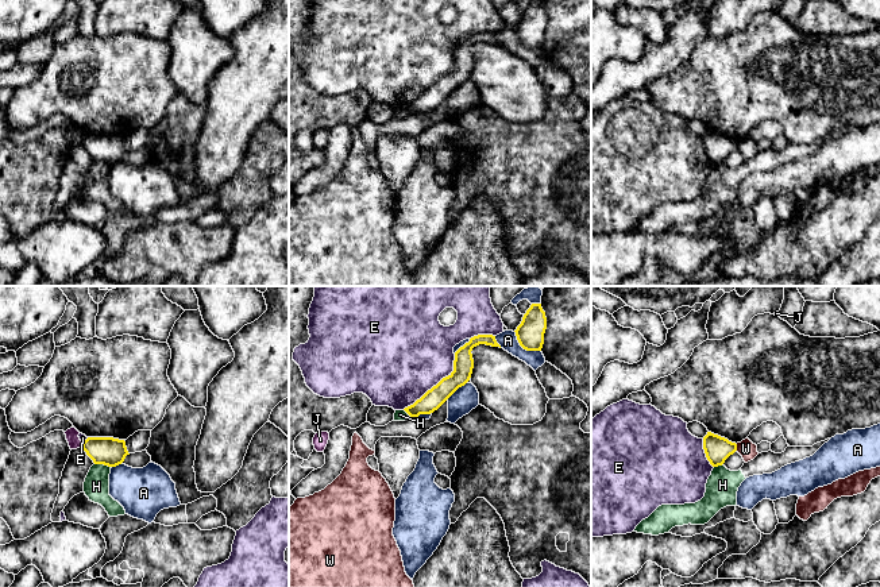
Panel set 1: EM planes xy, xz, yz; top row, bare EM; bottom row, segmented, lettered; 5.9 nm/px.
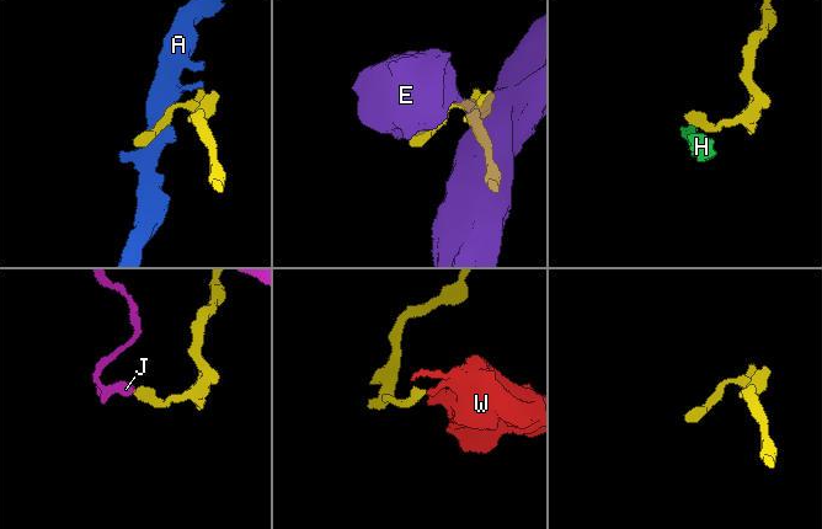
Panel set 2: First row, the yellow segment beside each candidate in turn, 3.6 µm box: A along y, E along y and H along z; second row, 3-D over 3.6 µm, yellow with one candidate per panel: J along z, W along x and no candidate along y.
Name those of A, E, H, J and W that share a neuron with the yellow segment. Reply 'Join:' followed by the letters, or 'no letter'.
Join: no letter

